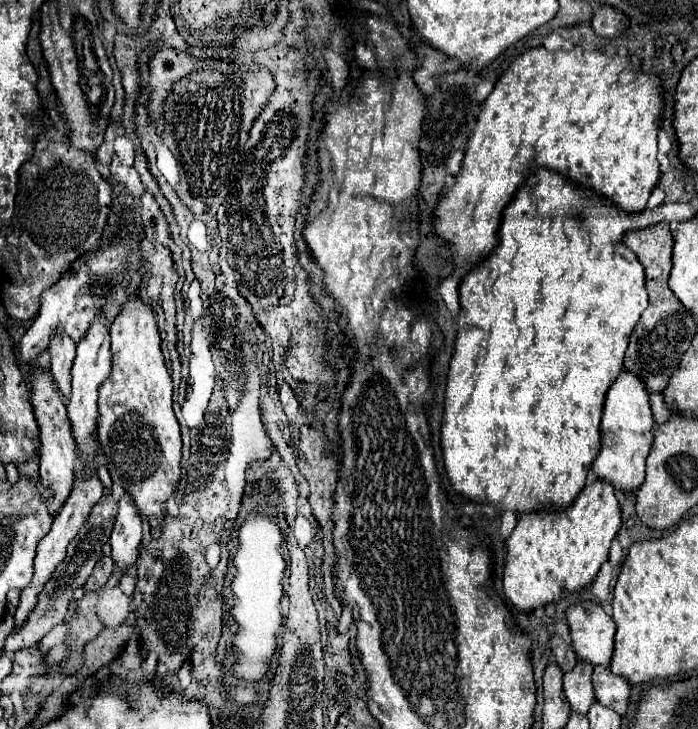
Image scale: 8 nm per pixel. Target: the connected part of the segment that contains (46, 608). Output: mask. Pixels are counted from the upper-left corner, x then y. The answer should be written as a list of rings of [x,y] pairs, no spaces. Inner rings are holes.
[[[105,491],[103,499],[99,501],[99,505],[95,505],[95,511],[91,511],[91,517],[89,521],[83,525],[83,529],[73,537],[73,541],[69,543],[67,547],[67,557],[57,565],[55,573],[51,575],[51,581],[47,581],[47,585],[43,585],[41,593],[39,593],[39,601],[35,605],[35,609],[31,611],[31,617],[27,617],[27,621],[23,621],[23,625],[19,629],[13,629],[7,639],[5,639],[5,645],[1,649],[1,653],[5,655],[15,655],[19,649],[27,649],[31,645],[37,645],[41,641],[41,637],[53,629],[55,625],[63,623],[65,621],[65,615],[67,615],[67,607],[69,607],[69,601],[73,597],[73,591],[83,587],[83,583],[87,581],[87,577],[91,575],[95,563],[99,561],[101,557],[101,547],[107,543],[109,535],[111,535],[111,529],[113,529],[113,521],[115,521],[115,515],[117,515],[117,503],[113,501],[111,493]]]

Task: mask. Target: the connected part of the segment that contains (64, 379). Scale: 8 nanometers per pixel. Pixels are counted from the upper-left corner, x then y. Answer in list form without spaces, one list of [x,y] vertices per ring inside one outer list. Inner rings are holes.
[[[59,331],[61,335],[53,337],[51,345],[49,345],[49,353],[51,353],[51,373],[57,381],[59,391],[63,393],[63,401],[67,403],[71,397],[71,365],[75,359],[75,341],[71,337],[67,337],[63,331]]]

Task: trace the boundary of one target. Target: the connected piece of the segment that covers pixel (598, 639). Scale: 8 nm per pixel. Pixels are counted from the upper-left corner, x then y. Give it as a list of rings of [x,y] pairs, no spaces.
[[[581,601],[567,609],[569,631],[577,657],[593,665],[609,665],[615,623],[599,603]]]

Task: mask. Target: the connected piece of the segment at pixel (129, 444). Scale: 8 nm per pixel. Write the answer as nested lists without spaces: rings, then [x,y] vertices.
[[[127,297],[123,309],[111,325],[113,369],[99,387],[99,441],[107,457],[107,469],[113,483],[121,483],[133,497],[139,513],[155,521],[163,521],[165,501],[175,491],[181,477],[181,433],[173,415],[173,385],[161,353],[161,337],[151,305],[141,297]]]

